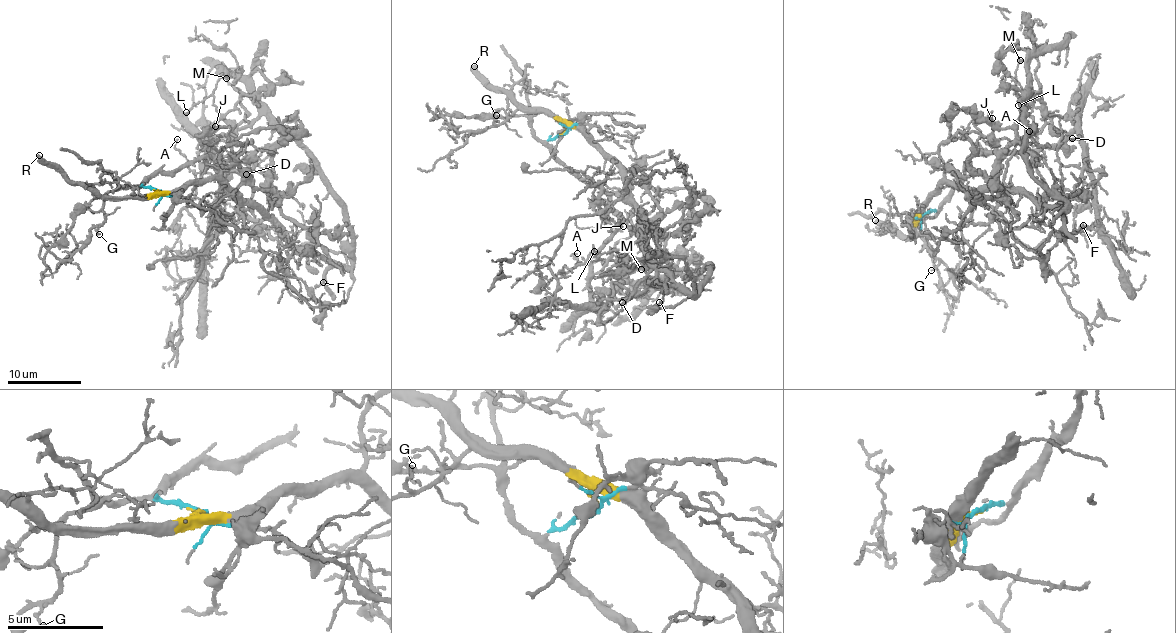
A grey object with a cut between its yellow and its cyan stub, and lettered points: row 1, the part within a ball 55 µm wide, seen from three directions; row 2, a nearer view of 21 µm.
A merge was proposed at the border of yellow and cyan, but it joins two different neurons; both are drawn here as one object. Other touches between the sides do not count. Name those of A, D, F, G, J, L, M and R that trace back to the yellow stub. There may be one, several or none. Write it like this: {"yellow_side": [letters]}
{"yellow_side": ["F", "G", "R"]}

